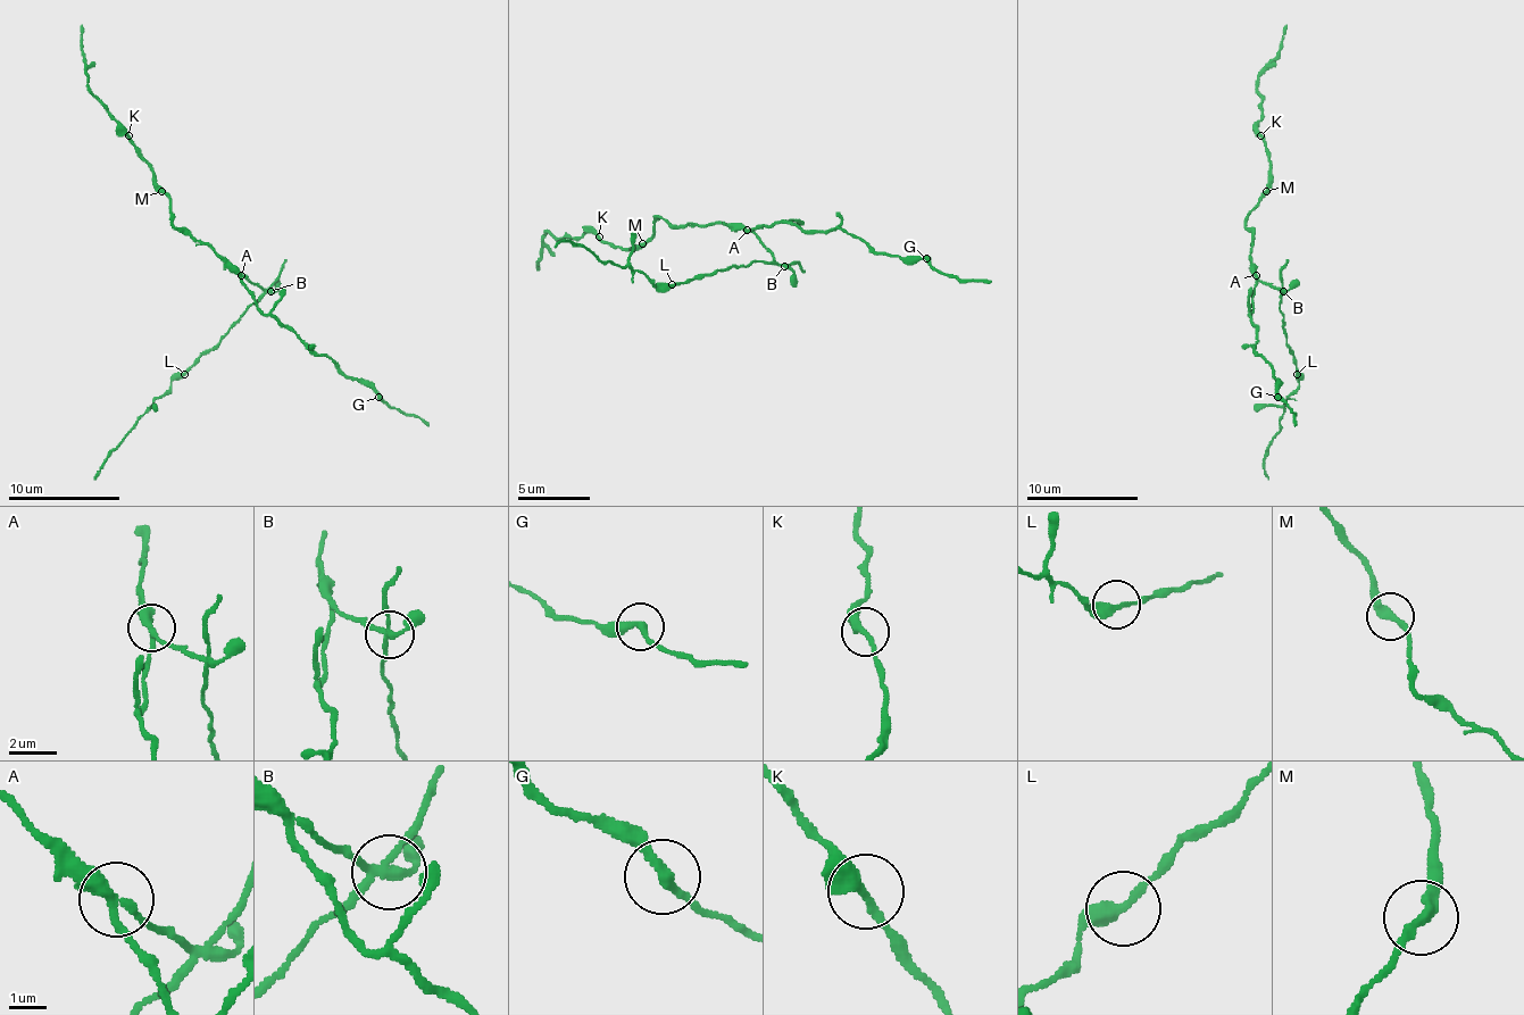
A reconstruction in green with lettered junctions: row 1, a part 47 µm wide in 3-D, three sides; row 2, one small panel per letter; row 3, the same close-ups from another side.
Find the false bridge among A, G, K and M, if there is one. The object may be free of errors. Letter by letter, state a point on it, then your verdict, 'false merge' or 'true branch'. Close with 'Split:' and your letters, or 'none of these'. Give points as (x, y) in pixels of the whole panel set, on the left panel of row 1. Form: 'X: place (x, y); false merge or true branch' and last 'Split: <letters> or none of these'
A: place (241, 275); false merge
G: place (379, 397); true branch
K: place (128, 135); true branch
M: place (161, 191); true branch
Split: A

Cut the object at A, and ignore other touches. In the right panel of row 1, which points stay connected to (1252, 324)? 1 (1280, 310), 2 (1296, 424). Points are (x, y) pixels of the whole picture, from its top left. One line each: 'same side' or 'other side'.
1: other side
2: same side

